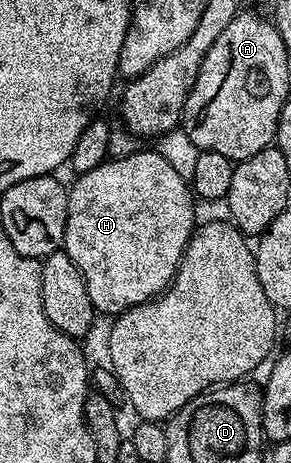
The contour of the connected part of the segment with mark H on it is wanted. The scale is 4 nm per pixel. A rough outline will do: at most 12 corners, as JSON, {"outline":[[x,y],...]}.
{"outline":[[160,150],[77,175],[63,249],[94,312],[173,283],[195,230]]}

